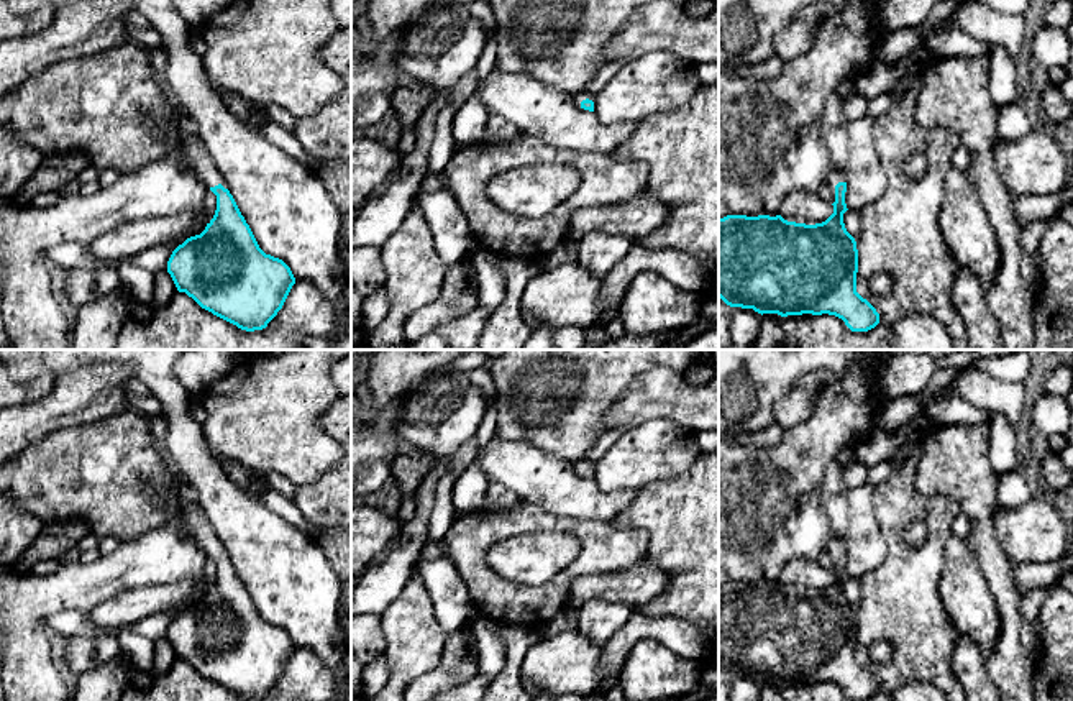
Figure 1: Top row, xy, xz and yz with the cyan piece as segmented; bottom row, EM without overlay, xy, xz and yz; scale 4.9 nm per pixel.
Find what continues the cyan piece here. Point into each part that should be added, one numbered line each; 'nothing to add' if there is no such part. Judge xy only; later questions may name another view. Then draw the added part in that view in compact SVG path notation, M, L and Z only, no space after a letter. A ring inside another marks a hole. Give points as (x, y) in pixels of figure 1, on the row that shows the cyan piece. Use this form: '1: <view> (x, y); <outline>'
1: xy (202, 163); M197 135L190 136L185 141L185 148L194 171L205 182L208 189L218 184L228 189L225 177L217 169L207 146L202 143L202 140Z

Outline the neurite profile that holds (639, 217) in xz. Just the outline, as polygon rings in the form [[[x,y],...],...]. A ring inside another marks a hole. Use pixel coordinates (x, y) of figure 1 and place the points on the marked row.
[[[643,194],[620,204],[574,210],[566,240],[578,243],[589,231],[638,240],[663,227],[668,218],[669,207]]]

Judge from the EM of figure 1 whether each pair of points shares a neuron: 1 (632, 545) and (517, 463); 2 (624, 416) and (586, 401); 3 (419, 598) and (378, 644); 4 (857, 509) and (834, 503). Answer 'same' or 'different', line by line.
1: different
2: different
3: different
4: different

